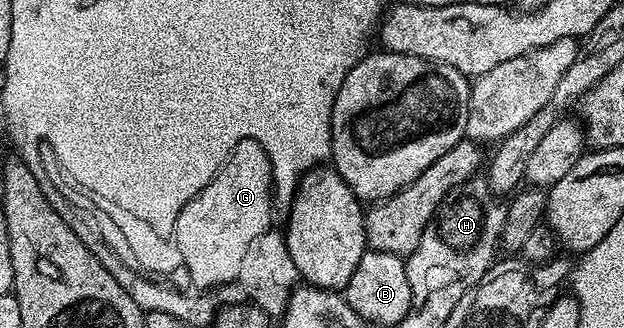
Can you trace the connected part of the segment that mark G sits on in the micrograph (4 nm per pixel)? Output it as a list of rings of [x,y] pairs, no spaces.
[[[253,139],[238,141],[220,172],[210,181],[210,185],[198,192],[191,204],[182,208],[179,214],[180,248],[186,267],[191,270],[197,281],[197,288],[214,288],[235,280],[242,265],[242,257],[246,257],[255,239],[269,230],[271,223],[268,222],[273,222],[273,219],[272,163],[268,160],[266,149],[262,149],[262,145]]]

